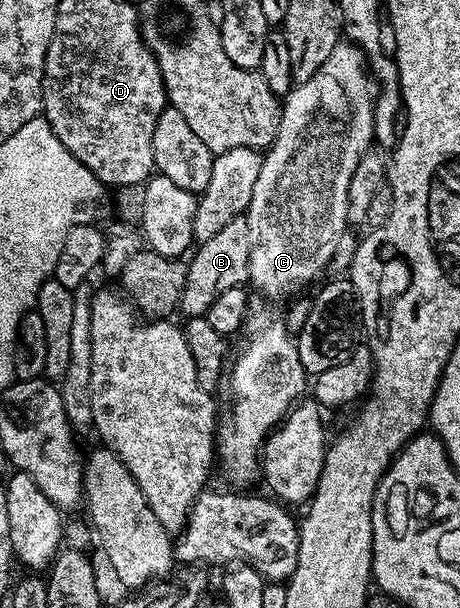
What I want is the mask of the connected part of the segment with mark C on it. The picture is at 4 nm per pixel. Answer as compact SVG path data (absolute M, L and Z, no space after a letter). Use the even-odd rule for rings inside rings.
M342 40L334 48L334 52L330 52L330 56L326 56L326 64L322 64L322 68L318 68L318 72L314 72L314 76L310 76L310 80L299 83L283 99L280 111L280 127L276 133L276 139L271 146L267 147L266 153L263 155L264 163L258 172L258 180L254 184L254 192L250 196L250 204L246 211L248 239L250 240L248 282L253 291L256 289L258 293L265 294L268 298L285 297L284 299L287 299L289 296L303 291L300 289L307 282L314 281L320 273L323 275L327 271L328 261L334 256L334 248L338 248L338 240L345 234L348 226L348 189L350 188L350 180L354 176L354 168L358 168L358 160L362 160L362 156L374 142L377 93L378 90L374 85L374 78L370 73L368 59L364 51L360 47L352 45L351 42Z

